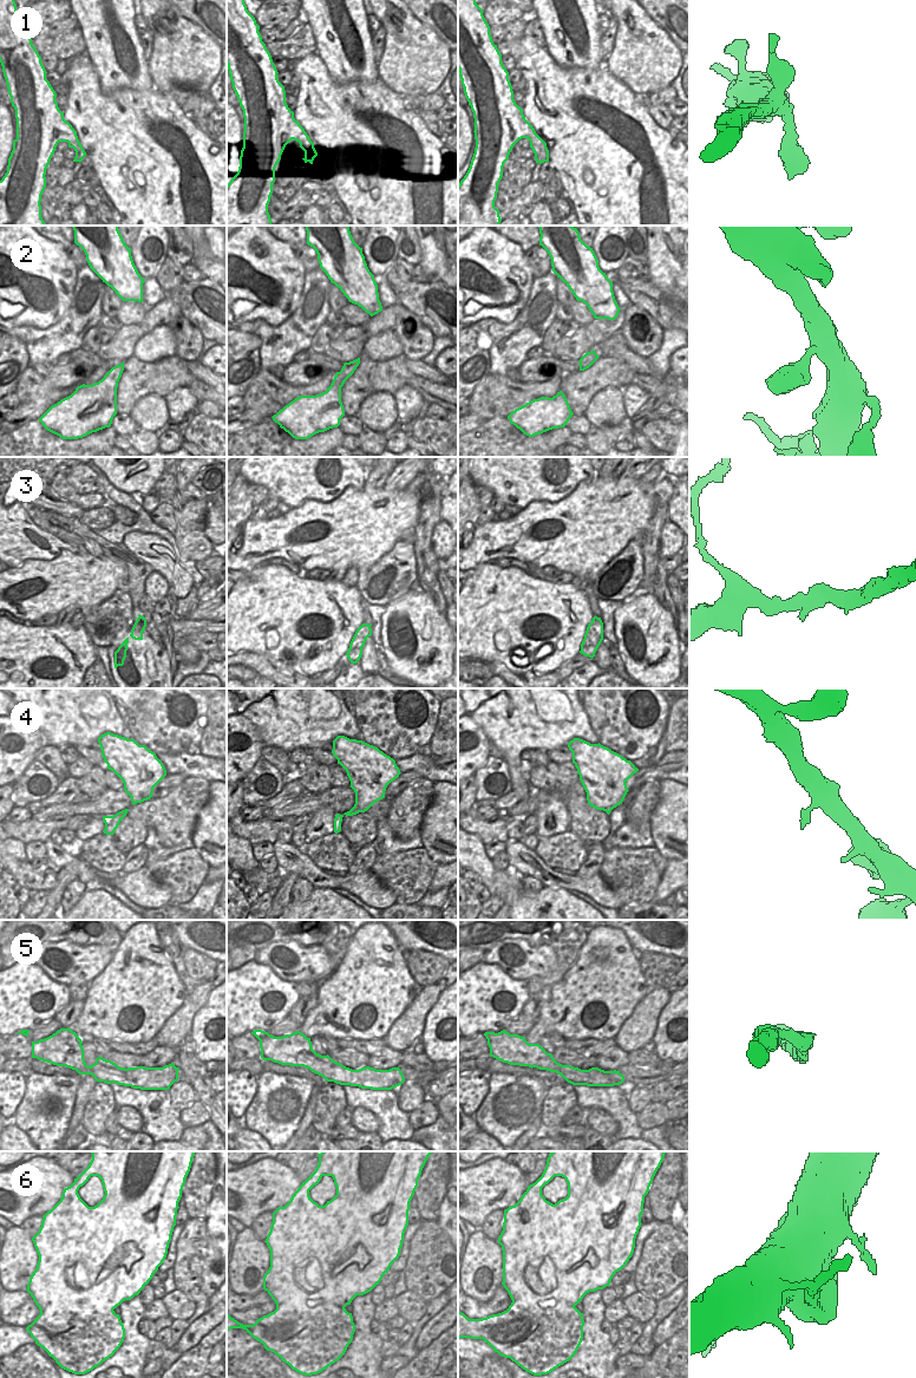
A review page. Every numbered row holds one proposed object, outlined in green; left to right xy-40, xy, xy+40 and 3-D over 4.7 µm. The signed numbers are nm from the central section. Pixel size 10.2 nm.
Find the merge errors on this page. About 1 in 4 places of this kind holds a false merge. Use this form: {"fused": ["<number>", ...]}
{"fused": ["6"]}

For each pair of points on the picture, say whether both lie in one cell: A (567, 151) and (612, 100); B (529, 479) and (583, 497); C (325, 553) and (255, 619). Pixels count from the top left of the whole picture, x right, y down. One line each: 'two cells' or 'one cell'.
A: one cell
B: two cells
C: two cells

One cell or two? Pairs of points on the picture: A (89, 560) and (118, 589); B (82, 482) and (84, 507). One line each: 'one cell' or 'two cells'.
A: two cells
B: two cells

